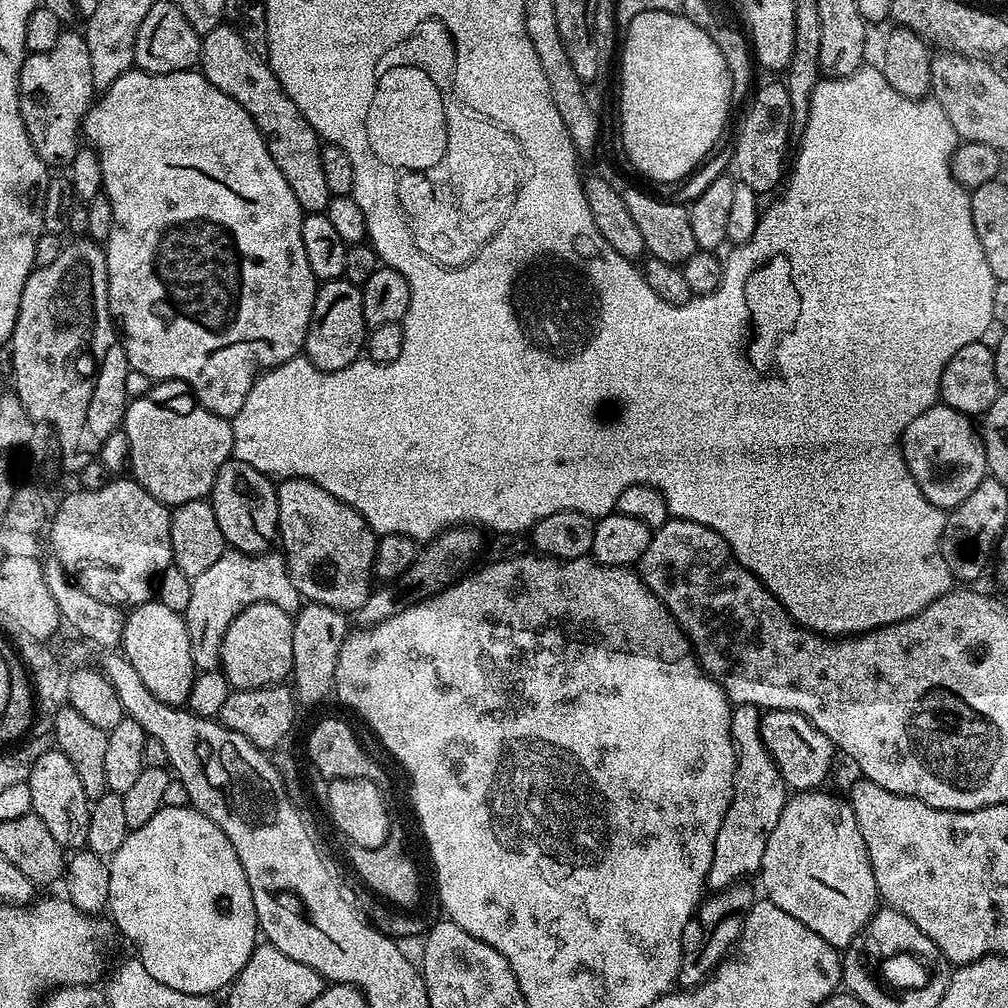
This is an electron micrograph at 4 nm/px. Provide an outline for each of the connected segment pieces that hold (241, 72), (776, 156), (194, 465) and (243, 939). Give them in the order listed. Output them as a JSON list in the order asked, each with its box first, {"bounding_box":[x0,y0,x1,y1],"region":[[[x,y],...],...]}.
[{"bounding_box":[198,26,333,213],"region":[[[221,26],[213,32],[203,33],[198,68],[210,83],[222,90],[222,94],[233,96],[242,110],[246,110],[246,114],[254,118],[258,130],[264,135],[270,158],[274,158],[274,166],[282,170],[282,178],[286,178],[290,190],[294,190],[298,206],[305,213],[324,212],[333,195],[326,186],[322,170],[322,141],[310,122],[306,122],[302,110],[298,110],[298,106],[290,102],[278,78],[272,73],[271,66],[248,49],[235,28]]]},{"bounding_box":[735,82,790,194],"region":[[[780,82],[764,84],[760,89],[758,88],[751,93],[750,103],[747,105],[747,108],[749,107],[748,113],[745,114],[744,121],[740,124],[740,137],[736,140],[737,173],[735,172],[735,175],[738,177],[739,183],[750,186],[750,190],[754,190],[758,194],[764,194],[764,192],[770,191],[776,183],[778,183],[777,185],[781,183],[782,173],[786,168],[786,160],[784,164],[784,151],[788,148],[788,140],[790,141],[790,113],[788,111],[790,94],[785,90],[783,83]]]},{"bounding_box":[122,380,232,506],"region":[[[161,380],[151,387],[141,396],[133,395],[124,409],[122,431],[128,439],[131,475],[166,506],[205,499],[218,470],[232,456],[231,419],[202,406],[192,389],[180,380]]]},{"bounding_box":[107,806,258,995],"region":[[[191,806],[186,808],[162,807],[158,810],[158,814],[154,814],[154,818],[150,818],[150,822],[146,822],[146,826],[138,826],[129,831],[126,842],[122,842],[122,846],[118,846],[116,853],[111,856],[108,869],[110,870],[110,894],[108,895],[107,911],[112,912],[111,923],[115,925],[118,932],[118,927],[120,927],[121,934],[136,947],[135,955],[142,966],[150,972],[151,977],[173,990],[194,995],[216,994],[219,988],[224,990],[231,985],[232,981],[236,979],[236,975],[242,971],[248,959],[252,957],[252,951],[256,949],[258,925],[254,898],[250,890],[250,882],[246,878],[246,870],[242,870],[242,862],[238,858],[230,838],[226,838],[226,834],[222,834],[218,825],[210,822],[210,818],[206,818],[198,809]]]}]

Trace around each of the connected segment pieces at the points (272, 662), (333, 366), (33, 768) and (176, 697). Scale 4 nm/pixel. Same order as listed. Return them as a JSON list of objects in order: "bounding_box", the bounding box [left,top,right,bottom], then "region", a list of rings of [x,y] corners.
[{"bounding_box":[220,602,294,690],"region":[[[270,602],[248,606],[230,622],[220,647],[220,668],[233,689],[254,690],[287,681],[294,662],[293,613]]]},{"bounding_box":[303,278,366,372],"region":[[[343,278],[339,280],[325,280],[317,287],[314,310],[310,318],[308,333],[304,339],[303,355],[320,372],[341,372],[344,368],[351,368],[366,348],[366,325],[362,314],[362,294],[357,285]]]},{"bounding_box":[27,750,90,850],"region":[[[58,750],[44,752],[36,761],[31,761],[28,770],[27,783],[30,786],[30,802],[32,803],[31,815],[42,818],[46,830],[50,830],[50,835],[57,840],[66,850],[80,850],[87,845],[88,831],[90,830],[90,801],[86,790],[82,790],[82,782],[78,779],[78,774],[74,771],[74,766],[66,754]]]},{"bounding_box":[122,598,198,705],"region":[[[156,598],[149,600],[146,604],[137,604],[124,618],[122,654],[130,662],[130,666],[138,670],[138,678],[144,683],[146,690],[154,694],[154,698],[167,704],[187,705],[190,686],[198,673],[190,658],[190,634],[186,630],[181,613],[170,610],[170,606],[162,606]]]}]

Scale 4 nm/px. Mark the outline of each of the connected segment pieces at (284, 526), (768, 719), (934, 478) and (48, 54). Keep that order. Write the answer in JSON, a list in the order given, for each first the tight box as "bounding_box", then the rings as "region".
[{"bounding_box":[276,478,377,614],"region":[[[284,478],[279,481],[276,489],[278,498],[278,529],[279,543],[284,543],[282,555],[288,566],[288,573],[294,586],[305,601],[330,606],[345,614],[354,614],[366,602],[366,598],[374,588],[372,563],[376,553],[377,533],[370,525],[346,502],[334,498],[322,486],[309,480]]]},{"bounding_box":[760,708,834,792],"region":[[[777,708],[765,711],[760,717],[760,733],[770,758],[774,758],[774,766],[778,766],[789,789],[796,792],[810,792],[819,789],[823,785],[820,783],[827,776],[829,779],[834,768],[832,743],[830,738],[826,738],[826,734],[815,728],[805,716]]]},{"bounding_box":[900,402,988,510],"region":[[[943,402],[919,412],[908,423],[900,437],[900,450],[920,495],[936,508],[951,510],[958,507],[986,479],[988,463],[977,425],[963,412],[947,408]]]},{"bounding_box":[20,31,96,166],"region":[[[61,31],[58,42],[54,42],[54,47],[51,50],[25,55],[24,65],[20,71],[22,122],[26,126],[26,134],[38,154],[38,158],[42,158],[45,164],[49,166],[55,166],[55,164],[71,165],[72,159],[76,157],[78,151],[76,139],[79,141],[82,136],[81,128],[84,115],[92,107],[96,91],[94,74],[90,74],[90,50],[79,31]]]}]

